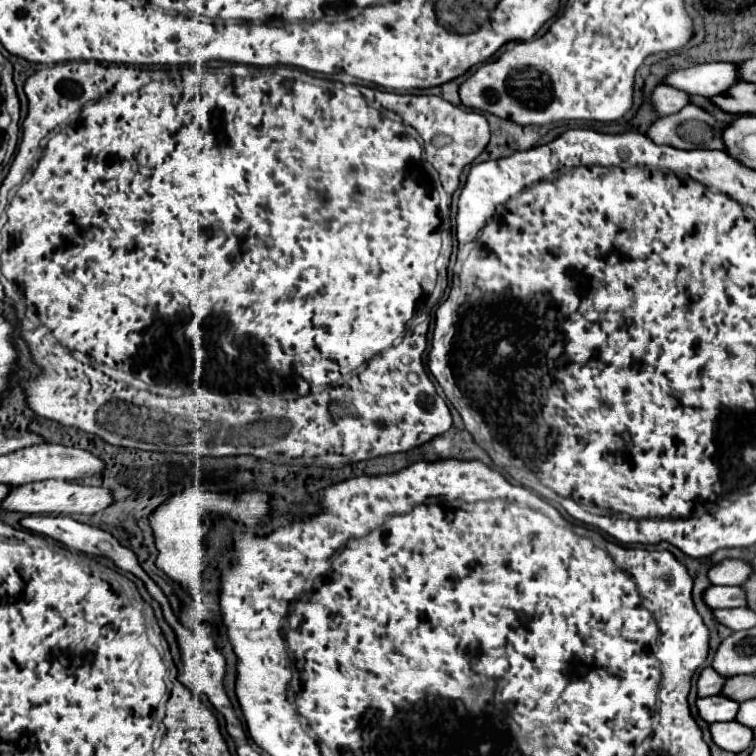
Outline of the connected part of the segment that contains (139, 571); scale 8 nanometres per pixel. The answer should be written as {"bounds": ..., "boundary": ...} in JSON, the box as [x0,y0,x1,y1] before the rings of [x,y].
{"bounds":[20,515,168,601],"boundary":[[[26,515],[20,523],[22,523],[24,529],[34,531],[34,533],[40,533],[40,535],[48,535],[48,537],[64,543],[66,547],[72,547],[72,549],[78,549],[78,551],[84,551],[84,553],[90,553],[90,555],[110,557],[120,569],[126,569],[126,571],[134,573],[134,575],[140,577],[144,583],[148,583],[150,593],[152,593],[154,599],[158,599],[158,601],[168,601],[168,599],[162,595],[162,591],[152,585],[154,581],[144,573],[144,569],[140,567],[136,555],[134,555],[128,547],[120,545],[108,531],[102,531],[102,529],[98,529],[98,527],[92,527],[92,525],[86,525],[86,523],[80,523],[80,521],[74,521],[74,519],[68,517],[68,515]]]}

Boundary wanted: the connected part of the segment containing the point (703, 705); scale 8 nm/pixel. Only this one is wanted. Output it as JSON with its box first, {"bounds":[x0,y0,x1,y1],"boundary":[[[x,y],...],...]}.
{"bounds":[698,695,740,723],"boundary":[[[712,695],[698,699],[698,713],[704,721],[716,723],[716,721],[732,721],[740,709],[740,703],[724,697],[724,695]]]}

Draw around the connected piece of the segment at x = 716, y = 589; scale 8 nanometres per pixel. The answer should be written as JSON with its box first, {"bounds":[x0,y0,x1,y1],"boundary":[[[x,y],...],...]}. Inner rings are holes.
{"bounds":[704,585,746,609],"boundary":[[[714,585],[708,587],[704,593],[706,605],[712,609],[726,609],[726,607],[746,607],[746,591],[742,587],[726,587]]]}

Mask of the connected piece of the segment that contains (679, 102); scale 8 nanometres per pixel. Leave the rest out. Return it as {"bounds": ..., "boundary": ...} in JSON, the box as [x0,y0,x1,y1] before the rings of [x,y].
{"bounds":[652,85,690,115],"boundary":[[[658,85],[652,93],[652,101],[660,115],[672,115],[678,113],[682,107],[686,107],[686,103],[690,103],[690,95],[676,87]]]}

